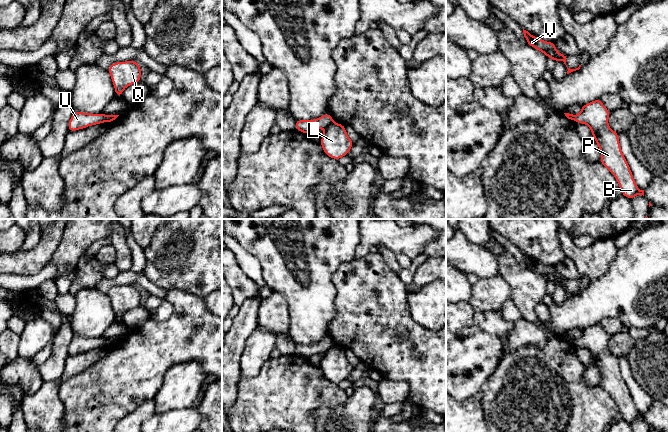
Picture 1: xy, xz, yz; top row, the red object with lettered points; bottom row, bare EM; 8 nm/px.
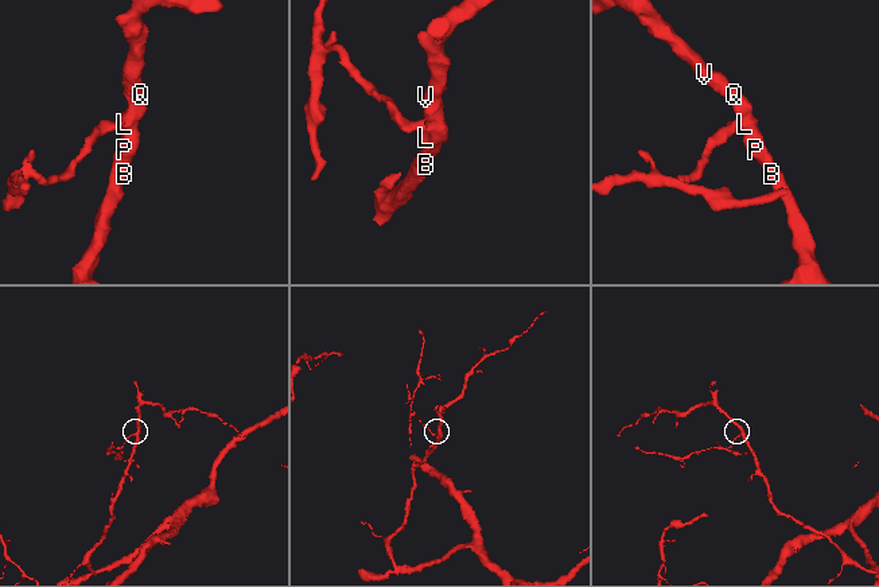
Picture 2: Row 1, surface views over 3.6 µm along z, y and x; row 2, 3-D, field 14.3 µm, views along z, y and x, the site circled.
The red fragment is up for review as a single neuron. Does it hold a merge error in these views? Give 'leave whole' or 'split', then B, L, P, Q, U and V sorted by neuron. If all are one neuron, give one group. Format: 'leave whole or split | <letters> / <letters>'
split | B L P Q V / U

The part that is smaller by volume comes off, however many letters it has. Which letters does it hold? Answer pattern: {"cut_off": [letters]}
{"cut_off": ["U"]}

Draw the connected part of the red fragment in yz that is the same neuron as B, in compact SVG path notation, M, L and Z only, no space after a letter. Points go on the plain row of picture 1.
M601 322L581 330L581 336L575 339L576 348L589 350L594 365L601 375L600 387L612 396L620 416L629 424L636 419L643 419L634 404L633 398L625 383L619 366L619 358L608 350L610 335L603 329Z

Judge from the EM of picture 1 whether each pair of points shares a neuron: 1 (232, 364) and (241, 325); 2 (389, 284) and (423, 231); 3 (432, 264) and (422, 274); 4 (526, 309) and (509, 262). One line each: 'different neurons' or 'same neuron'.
1: same neuron
2: different neurons
3: same neuron
4: same neuron

